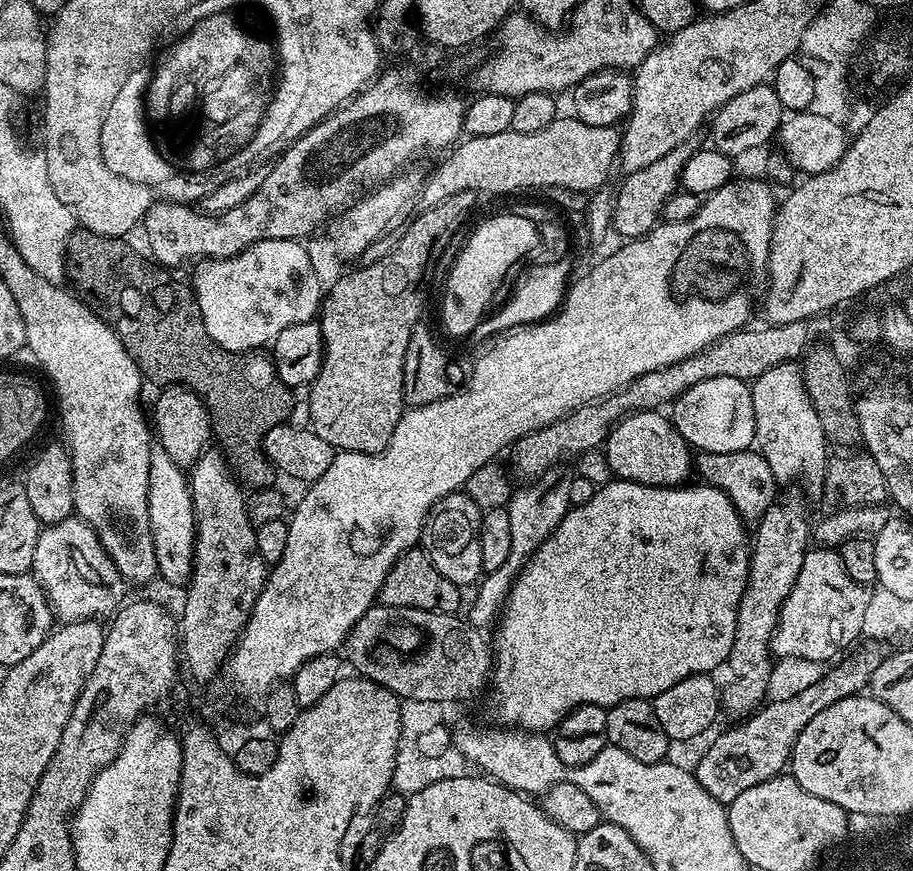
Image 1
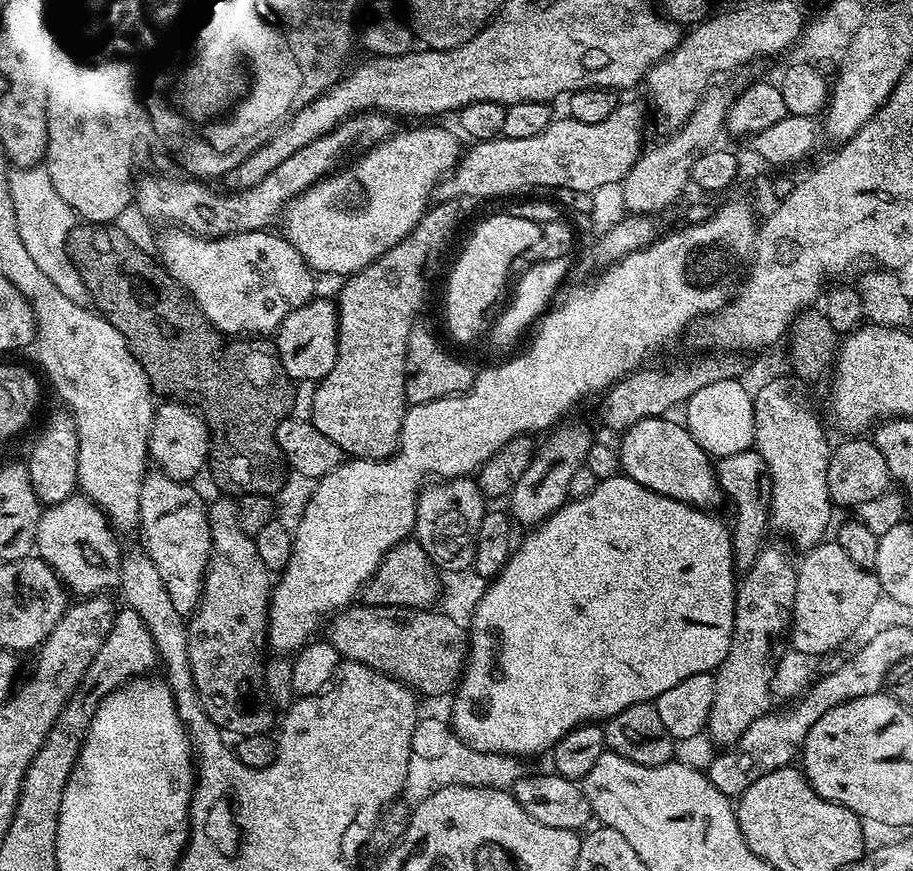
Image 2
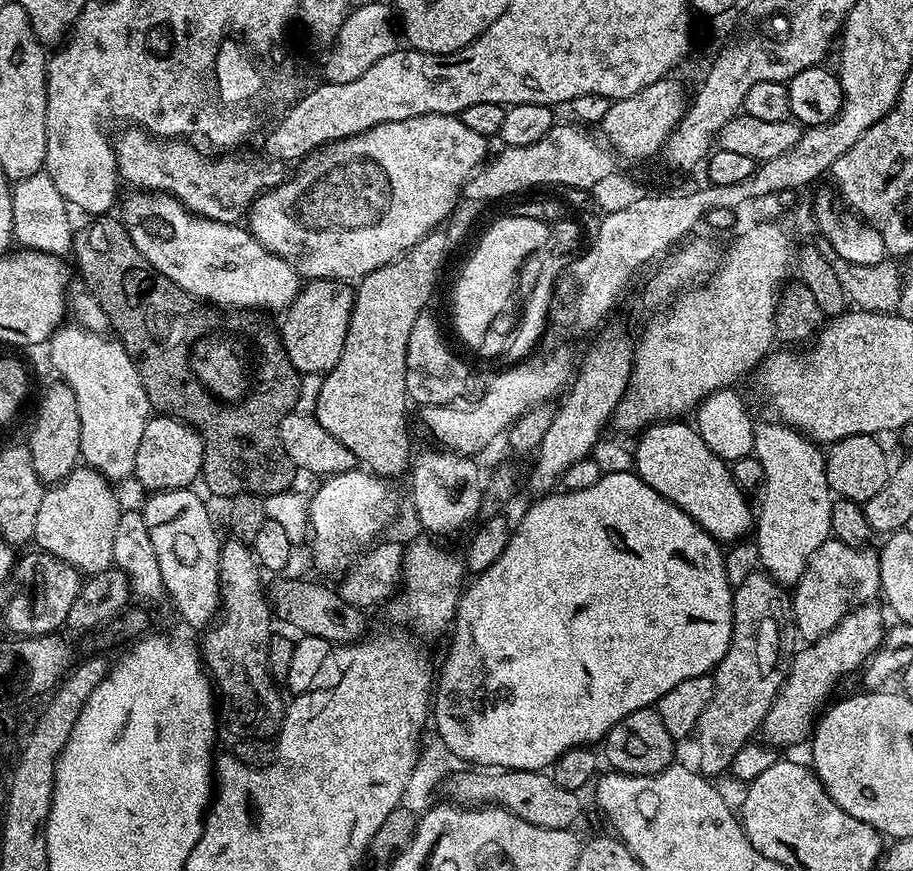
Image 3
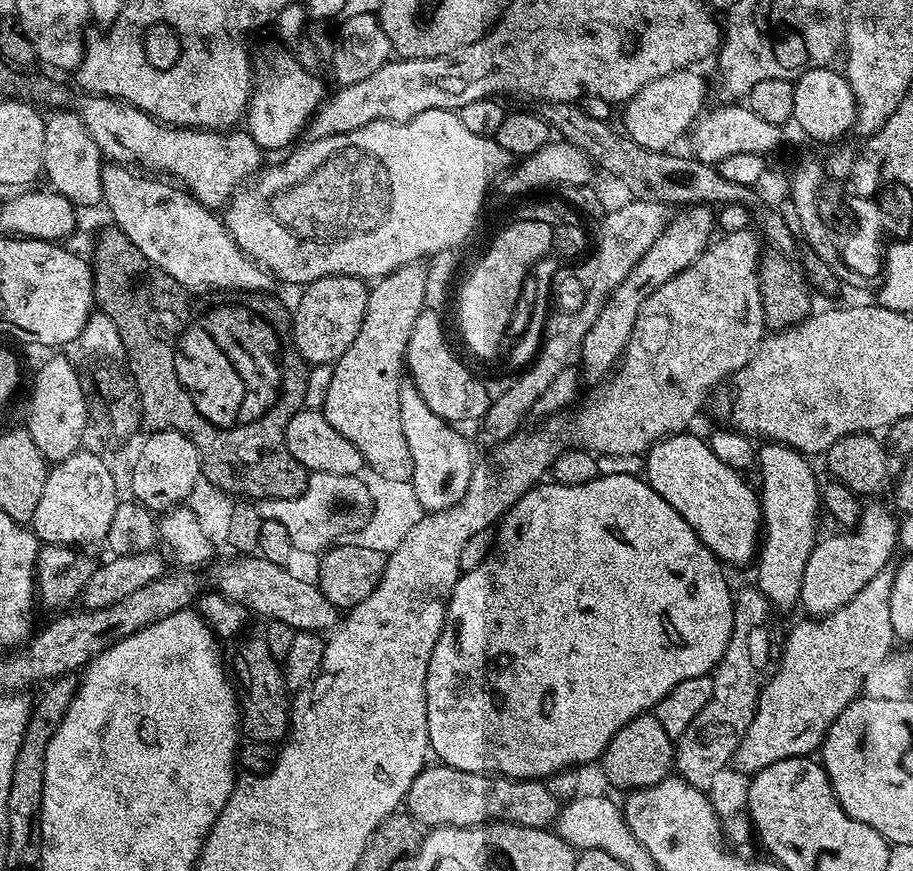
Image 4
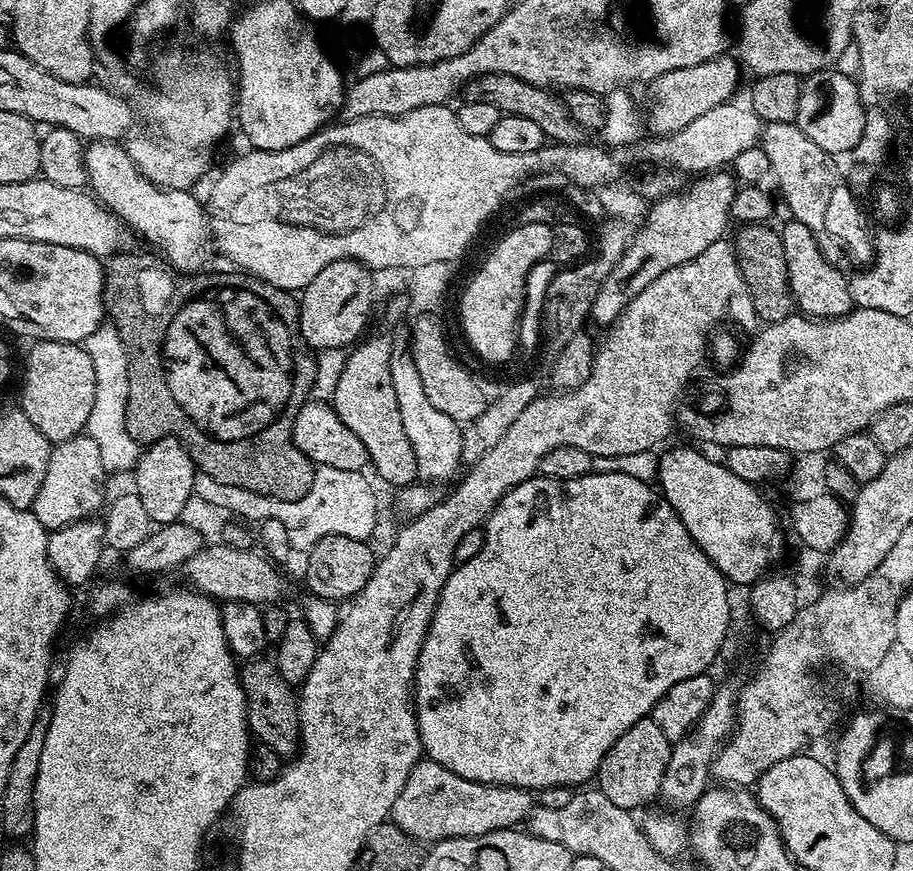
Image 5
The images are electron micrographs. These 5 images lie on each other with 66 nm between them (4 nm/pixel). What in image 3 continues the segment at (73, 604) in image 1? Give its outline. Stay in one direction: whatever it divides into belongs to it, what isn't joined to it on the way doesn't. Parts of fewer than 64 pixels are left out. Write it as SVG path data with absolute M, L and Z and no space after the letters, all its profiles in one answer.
M77 466L68 477L59 480L45 491L42 506L38 506L38 522L34 522L34 544L41 552L49 552L62 562L74 566L81 574L93 574L113 567L114 534L122 505L116 501L113 485L101 472L87 466Z

